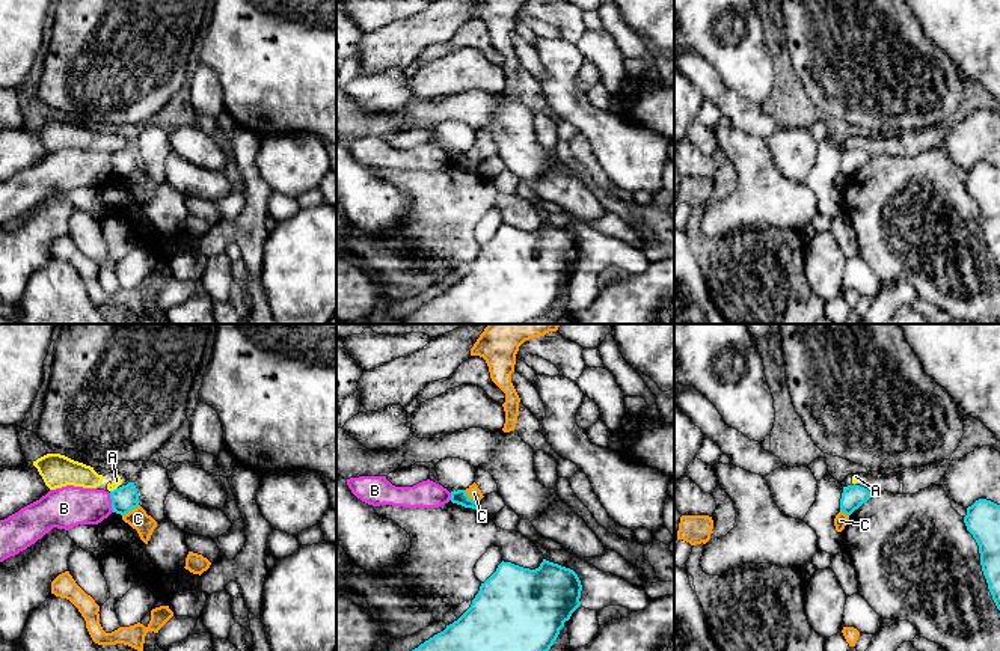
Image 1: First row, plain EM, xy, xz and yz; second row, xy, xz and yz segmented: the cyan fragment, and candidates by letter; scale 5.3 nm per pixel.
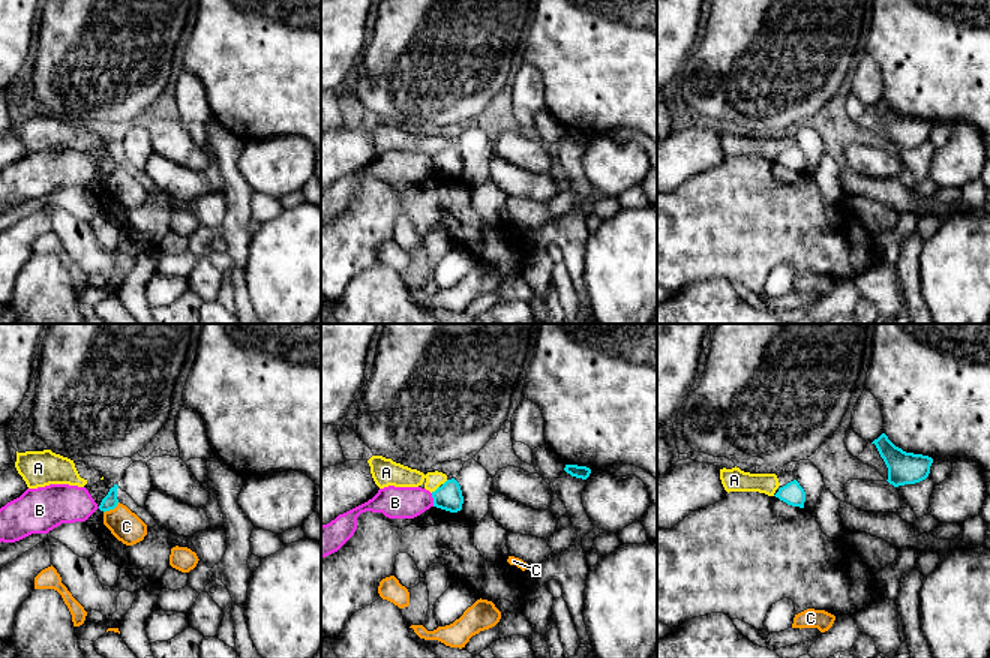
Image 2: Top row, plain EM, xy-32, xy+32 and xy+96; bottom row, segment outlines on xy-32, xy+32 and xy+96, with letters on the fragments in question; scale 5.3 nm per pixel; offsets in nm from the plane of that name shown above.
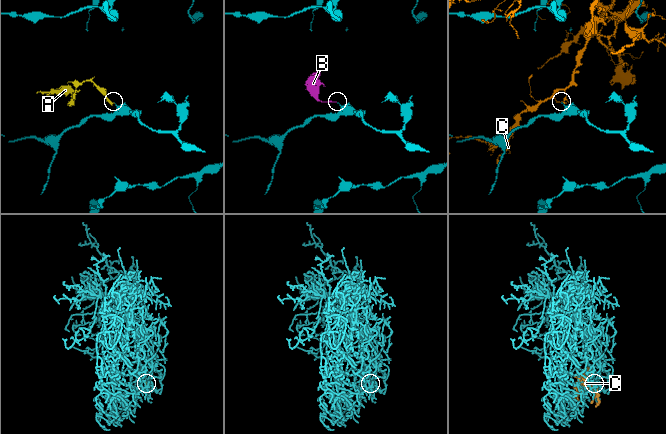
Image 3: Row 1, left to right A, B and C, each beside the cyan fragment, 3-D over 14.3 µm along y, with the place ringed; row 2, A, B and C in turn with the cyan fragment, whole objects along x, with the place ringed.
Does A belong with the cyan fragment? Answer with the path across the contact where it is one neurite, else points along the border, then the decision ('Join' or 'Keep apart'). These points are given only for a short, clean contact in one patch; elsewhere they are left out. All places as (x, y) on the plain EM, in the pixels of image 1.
Boundary: xy (116, 149), (110, 154). Keep apart

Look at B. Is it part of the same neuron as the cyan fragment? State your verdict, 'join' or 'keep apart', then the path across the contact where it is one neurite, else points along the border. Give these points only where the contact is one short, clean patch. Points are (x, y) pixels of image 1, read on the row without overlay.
keep apart

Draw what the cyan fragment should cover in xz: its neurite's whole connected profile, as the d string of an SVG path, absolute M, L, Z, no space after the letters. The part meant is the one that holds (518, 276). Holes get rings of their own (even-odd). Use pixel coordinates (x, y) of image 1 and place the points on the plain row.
M543 222L540 229L535 232L523 231L511 225L502 223L498 228L496 234L484 246L481 246L480 253L472 262L471 270L457 283L446 288L443 294L434 297L433 300L421 306L418 310L406 316L403 321L404 324L528 324L529 321L538 319L551 312L560 297L560 292L564 289L564 285L569 283L572 276L581 268L581 253L581 243L578 237L570 231L561 229L546 222Z

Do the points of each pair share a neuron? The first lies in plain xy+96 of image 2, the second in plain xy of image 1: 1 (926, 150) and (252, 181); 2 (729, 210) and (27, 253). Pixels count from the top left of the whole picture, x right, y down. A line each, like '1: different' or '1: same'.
1: same
2: same

